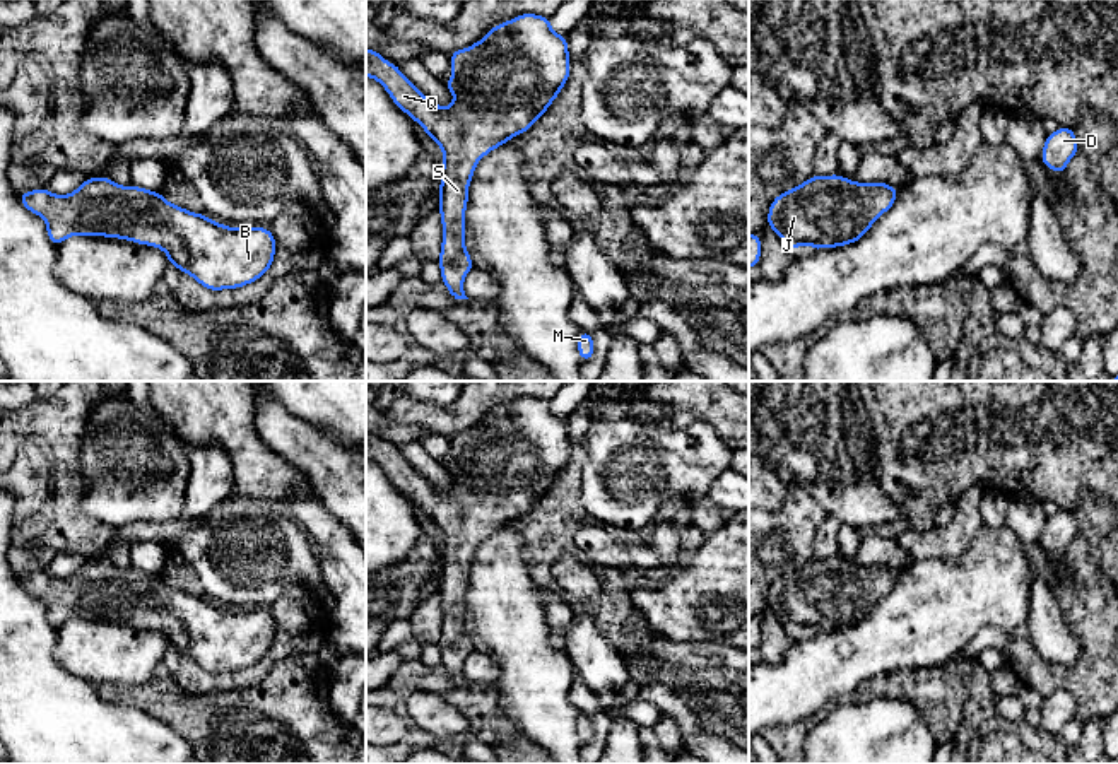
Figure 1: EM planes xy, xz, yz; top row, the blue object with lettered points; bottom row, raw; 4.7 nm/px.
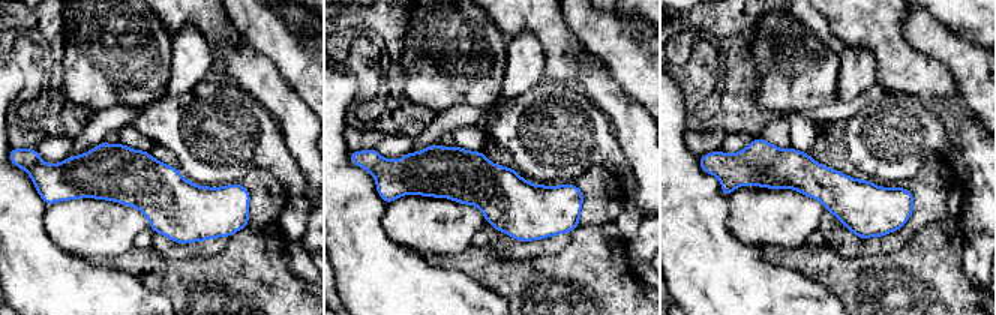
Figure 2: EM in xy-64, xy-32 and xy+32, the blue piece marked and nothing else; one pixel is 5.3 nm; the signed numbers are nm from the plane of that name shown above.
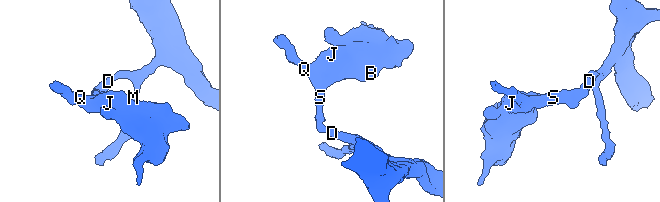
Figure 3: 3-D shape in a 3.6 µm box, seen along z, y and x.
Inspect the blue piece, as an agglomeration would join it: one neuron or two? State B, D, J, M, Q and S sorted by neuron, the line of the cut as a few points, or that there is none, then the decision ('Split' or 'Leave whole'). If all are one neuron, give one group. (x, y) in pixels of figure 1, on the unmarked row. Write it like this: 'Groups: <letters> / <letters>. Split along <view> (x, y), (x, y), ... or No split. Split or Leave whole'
Groups: B D J M Q S. No split. Leave whole

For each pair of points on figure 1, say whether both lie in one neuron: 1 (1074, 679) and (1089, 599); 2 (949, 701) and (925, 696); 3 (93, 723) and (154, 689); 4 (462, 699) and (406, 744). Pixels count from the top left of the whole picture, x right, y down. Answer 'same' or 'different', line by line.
1: same
2: same
3: different
4: same

